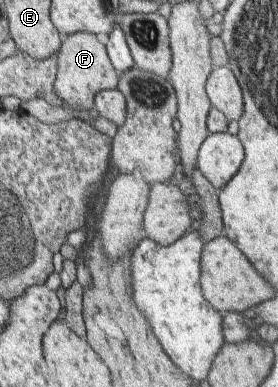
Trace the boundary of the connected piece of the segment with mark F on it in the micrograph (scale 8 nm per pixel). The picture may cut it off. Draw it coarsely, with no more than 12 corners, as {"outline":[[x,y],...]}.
{"outline":[[103,38],[61,42],[54,93],[90,110],[119,75]]}

